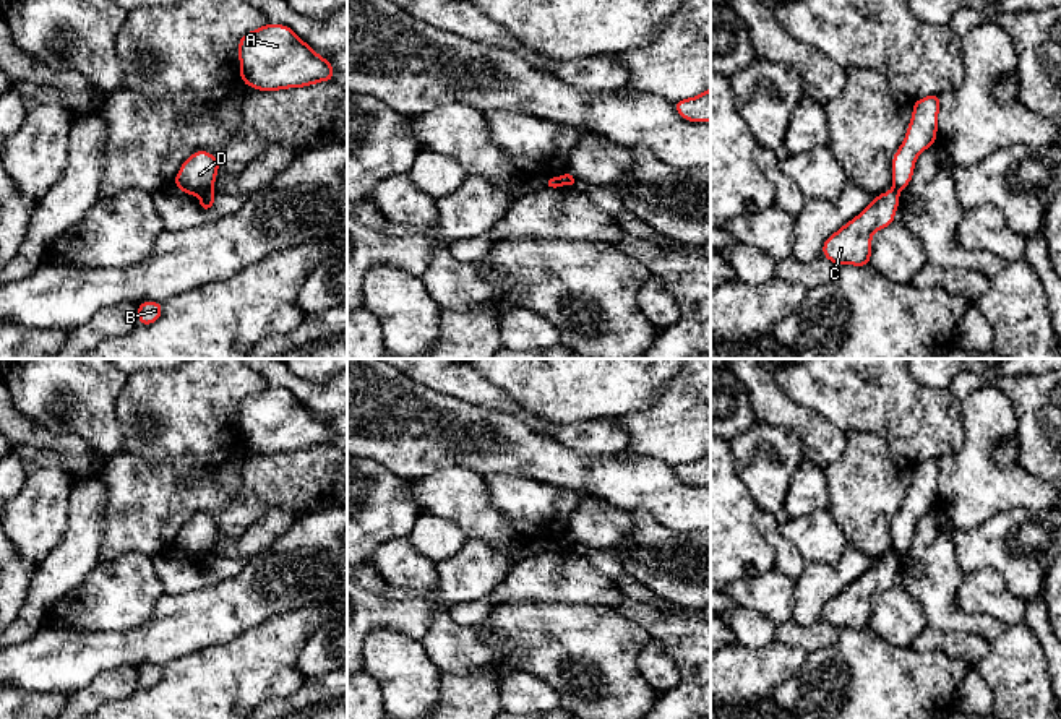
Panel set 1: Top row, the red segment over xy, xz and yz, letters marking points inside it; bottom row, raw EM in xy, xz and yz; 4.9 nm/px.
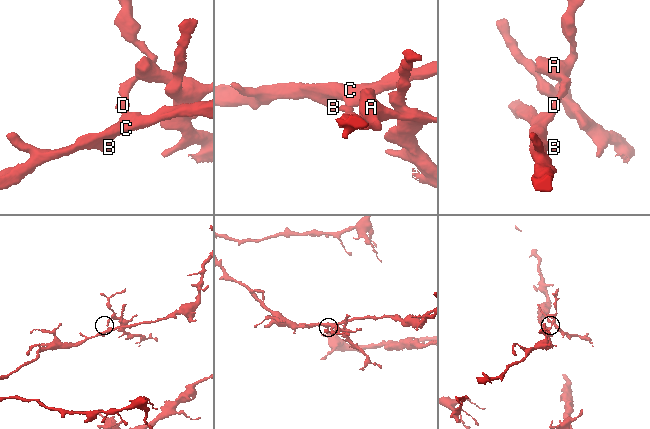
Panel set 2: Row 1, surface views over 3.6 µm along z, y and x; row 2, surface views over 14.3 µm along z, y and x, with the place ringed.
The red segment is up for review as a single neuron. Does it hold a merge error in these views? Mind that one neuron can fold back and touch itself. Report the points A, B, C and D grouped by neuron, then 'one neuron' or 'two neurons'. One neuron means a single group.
groups A D / B C; two neurons

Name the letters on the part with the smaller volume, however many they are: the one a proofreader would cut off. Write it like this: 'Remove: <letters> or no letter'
Remove: A, D

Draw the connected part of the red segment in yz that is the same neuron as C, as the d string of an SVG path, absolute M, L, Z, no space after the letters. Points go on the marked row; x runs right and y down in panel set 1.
M889 190L874 200L852 221L826 239L823 256L837 266L870 265L871 237L878 229L884 229L894 222L899 208L899 192Z

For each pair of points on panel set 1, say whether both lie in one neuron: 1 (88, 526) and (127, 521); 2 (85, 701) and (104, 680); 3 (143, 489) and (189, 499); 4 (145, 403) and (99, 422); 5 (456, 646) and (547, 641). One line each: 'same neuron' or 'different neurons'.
1: different neurons
2: same neuron
3: same neuron
4: different neurons
5: different neurons

